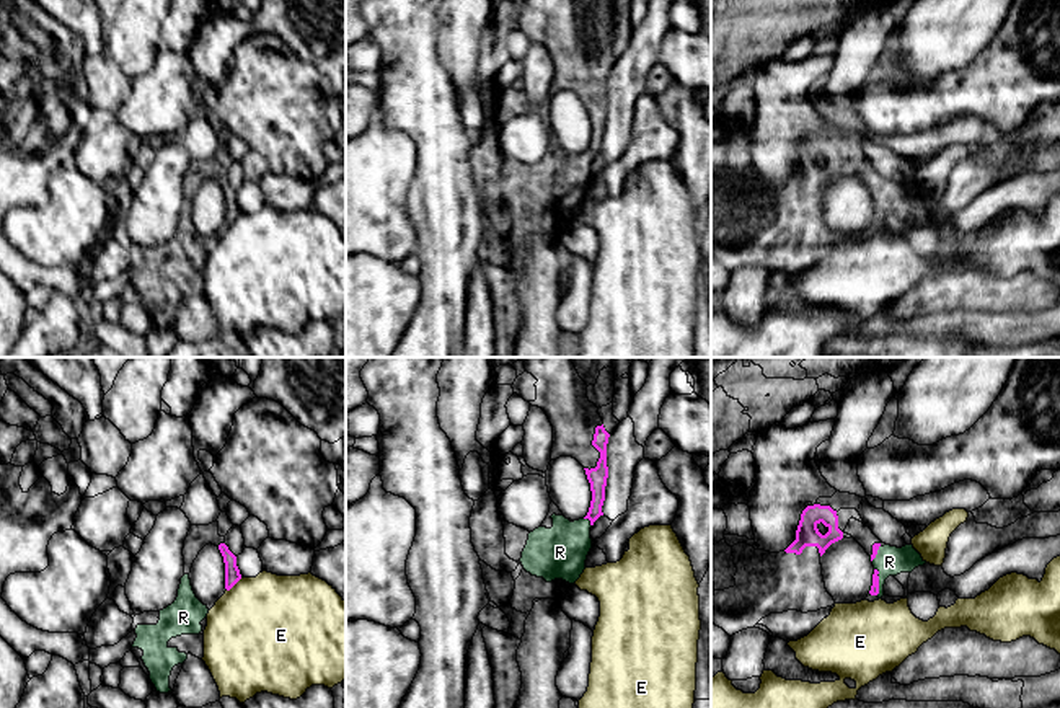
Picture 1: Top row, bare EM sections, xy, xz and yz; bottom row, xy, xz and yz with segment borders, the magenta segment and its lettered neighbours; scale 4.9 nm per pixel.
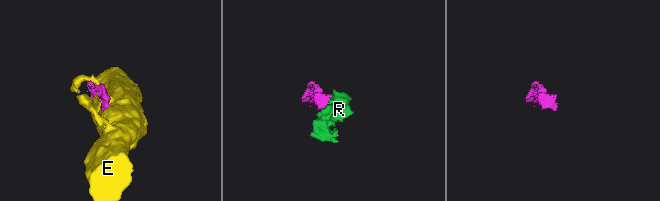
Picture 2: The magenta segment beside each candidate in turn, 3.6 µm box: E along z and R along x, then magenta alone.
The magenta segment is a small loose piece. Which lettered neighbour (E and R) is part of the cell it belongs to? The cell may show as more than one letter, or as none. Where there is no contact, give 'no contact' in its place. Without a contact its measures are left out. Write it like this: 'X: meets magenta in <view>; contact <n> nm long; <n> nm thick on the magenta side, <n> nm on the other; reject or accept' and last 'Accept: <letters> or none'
E: meets magenta in xy; contact 100 nm long; 80 nm thick on the magenta side, 480 nm on the other; reject
R: meets magenta in yz; contact 140 nm long; 50 nm thick on the magenta side, 140 nm on the other; accept
Accept: R

